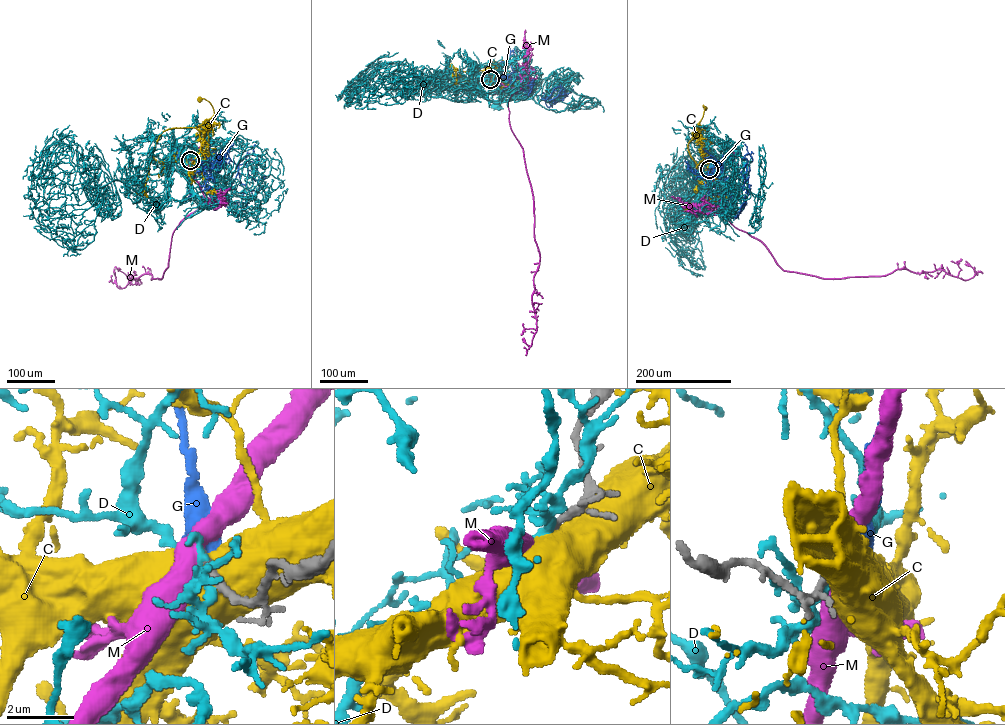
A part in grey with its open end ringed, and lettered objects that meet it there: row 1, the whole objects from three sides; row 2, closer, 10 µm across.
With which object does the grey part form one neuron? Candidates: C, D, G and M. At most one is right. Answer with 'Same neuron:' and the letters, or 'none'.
Same neuron: G

